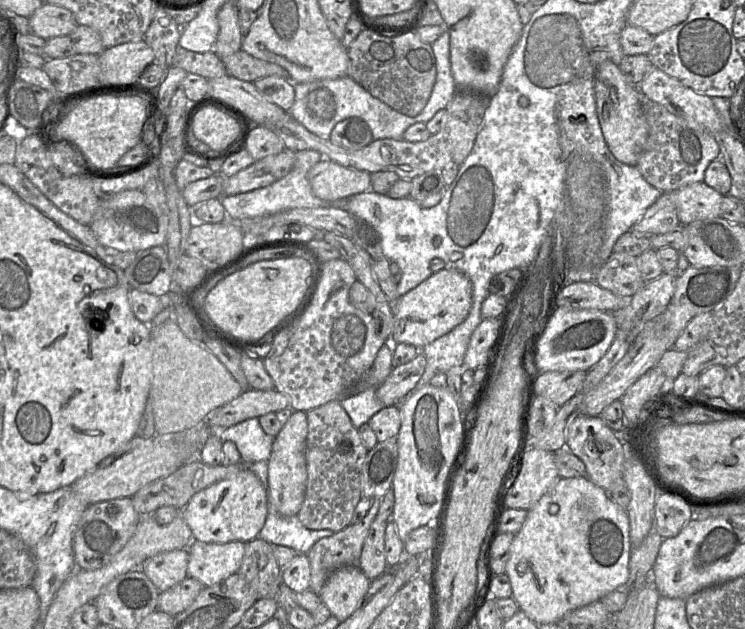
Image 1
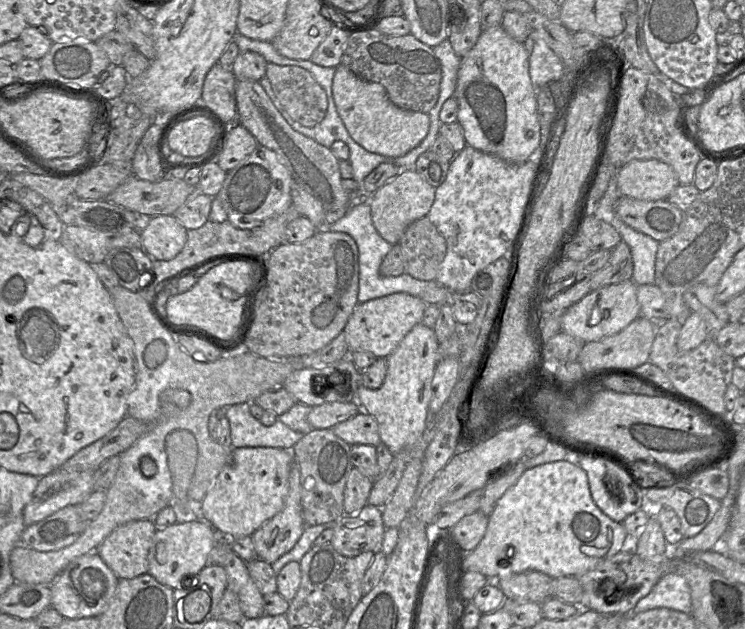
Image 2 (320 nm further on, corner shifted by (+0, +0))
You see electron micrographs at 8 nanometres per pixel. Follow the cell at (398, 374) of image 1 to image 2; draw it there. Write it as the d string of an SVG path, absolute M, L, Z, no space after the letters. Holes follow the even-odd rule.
M357 401L325 403L312 406L307 420L315 430L332 429L338 423L354 417L361 410Z

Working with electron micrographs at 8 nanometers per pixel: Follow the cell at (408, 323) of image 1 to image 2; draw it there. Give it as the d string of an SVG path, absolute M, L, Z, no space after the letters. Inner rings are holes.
M405 292L358 303L343 329L350 352L368 351L377 358L386 358L405 335L422 321L426 306L422 299Z

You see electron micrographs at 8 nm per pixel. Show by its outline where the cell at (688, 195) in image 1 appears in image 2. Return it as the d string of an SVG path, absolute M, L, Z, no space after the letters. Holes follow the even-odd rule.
M632 160L617 170L615 181L622 196L657 201L665 200L680 185L674 169L657 160Z

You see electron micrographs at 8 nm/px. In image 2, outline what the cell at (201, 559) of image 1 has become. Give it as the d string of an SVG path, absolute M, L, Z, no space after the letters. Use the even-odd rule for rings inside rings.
M193 519L184 522L177 521L170 526L158 528L154 534L148 553L148 573L158 582L171 589L183 587L181 586L183 578L196 576L207 565L208 554L216 543L217 538L215 529L204 520Z

